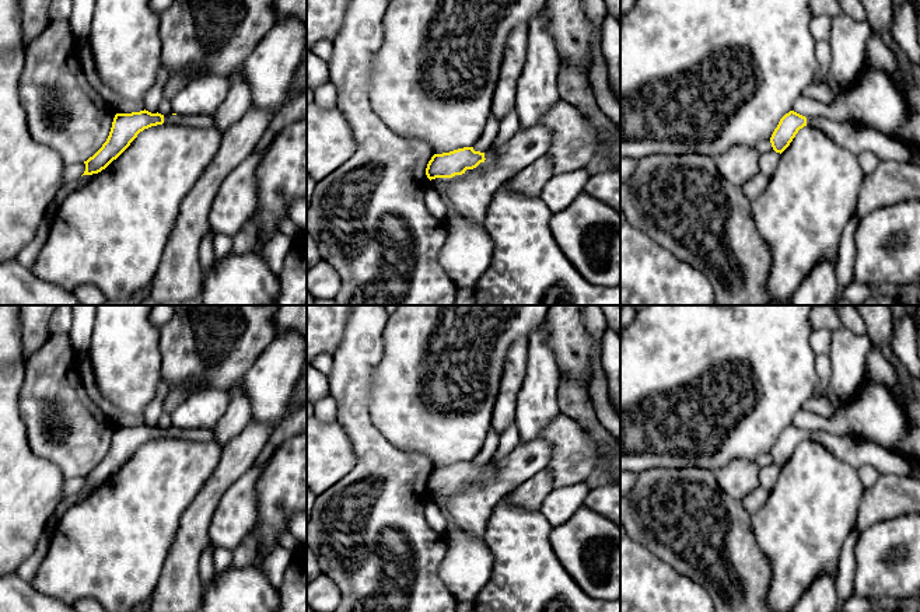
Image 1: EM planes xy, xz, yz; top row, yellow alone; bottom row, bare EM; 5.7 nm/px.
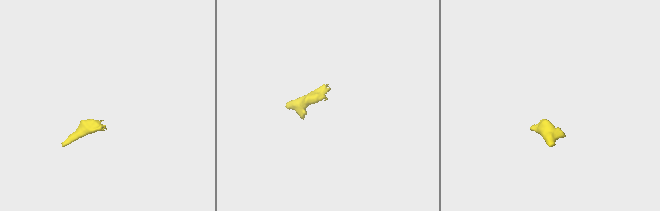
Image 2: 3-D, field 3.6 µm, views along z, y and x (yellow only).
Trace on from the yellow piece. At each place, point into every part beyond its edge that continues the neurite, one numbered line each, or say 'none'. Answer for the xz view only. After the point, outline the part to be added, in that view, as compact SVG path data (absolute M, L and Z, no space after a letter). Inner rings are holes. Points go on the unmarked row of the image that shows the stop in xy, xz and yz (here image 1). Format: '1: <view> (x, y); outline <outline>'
1: xz (469, 507); outline M548 440L520 441L496 465L485 465L485 475L462 489L448 492L445 515L456 528L472 536L483 536L494 506L521 482L548 468L552 444Z

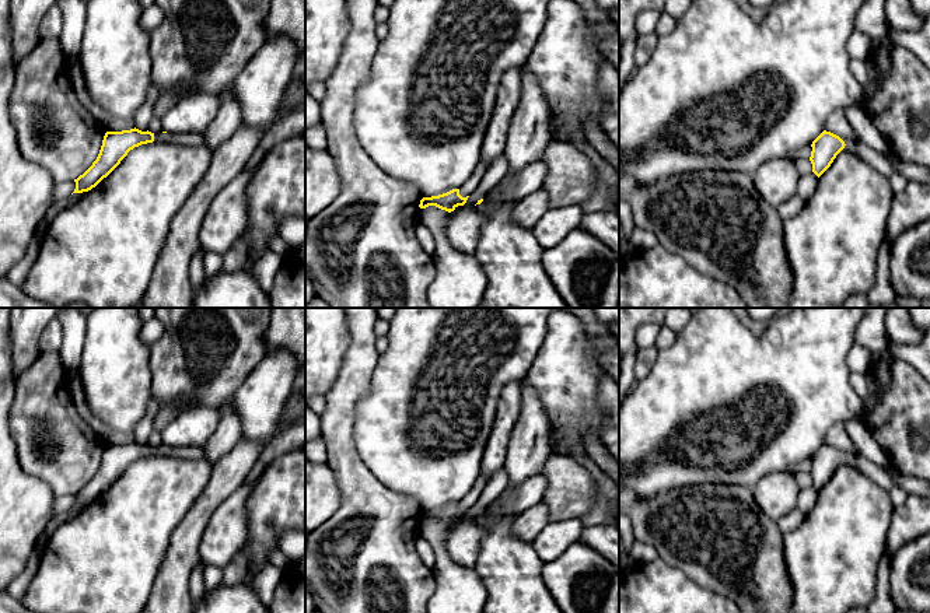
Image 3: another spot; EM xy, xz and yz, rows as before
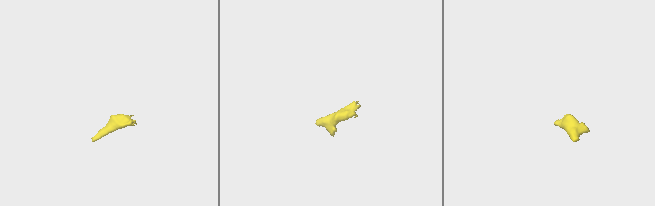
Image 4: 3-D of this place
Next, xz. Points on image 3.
1: xz (464, 538); outline M480 518L472 521L458 519L448 530L445 551L455 563L473 568L485 535L486 529L482 526Z

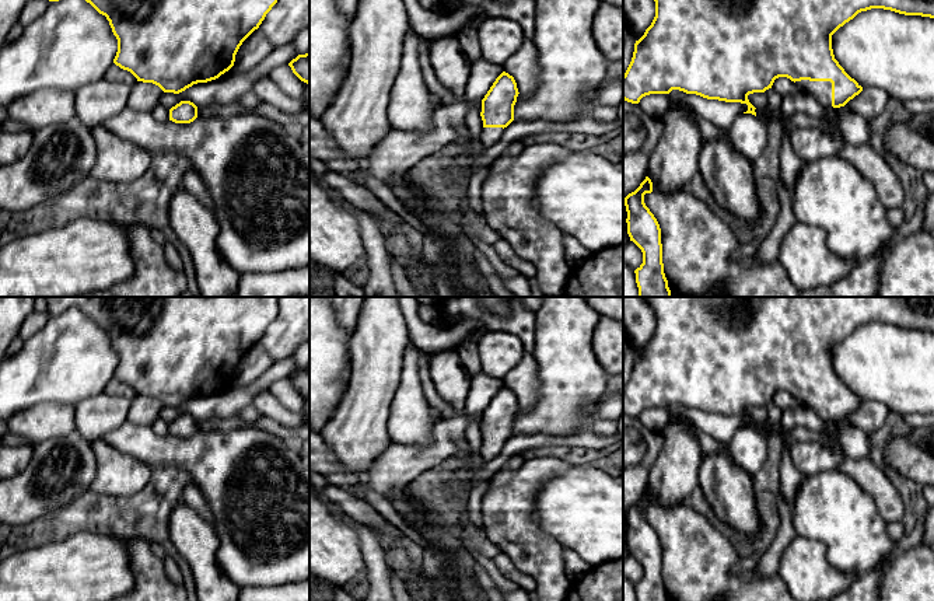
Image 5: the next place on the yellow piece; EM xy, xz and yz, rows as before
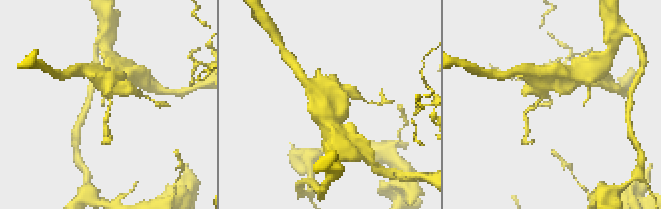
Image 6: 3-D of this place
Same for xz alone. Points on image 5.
1: xz (489, 450); outline M483 441L480 455L490 461L501 451L504 443L503 441Z

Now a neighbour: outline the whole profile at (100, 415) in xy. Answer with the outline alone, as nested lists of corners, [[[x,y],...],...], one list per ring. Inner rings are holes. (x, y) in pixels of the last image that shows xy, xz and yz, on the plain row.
[[[99,394],[74,405],[76,431],[88,441],[102,438],[127,422],[130,401],[112,394]]]

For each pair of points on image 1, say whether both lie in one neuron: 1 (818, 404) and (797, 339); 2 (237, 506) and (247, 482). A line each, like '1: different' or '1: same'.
1: different
2: same

